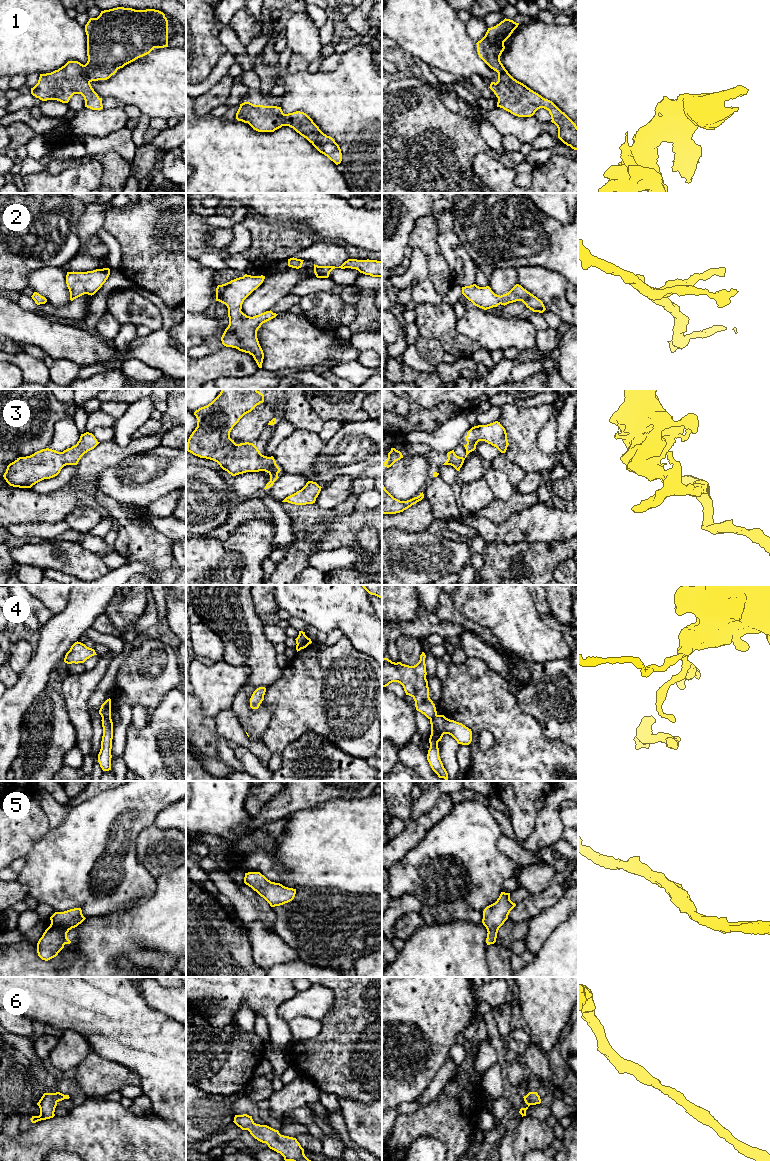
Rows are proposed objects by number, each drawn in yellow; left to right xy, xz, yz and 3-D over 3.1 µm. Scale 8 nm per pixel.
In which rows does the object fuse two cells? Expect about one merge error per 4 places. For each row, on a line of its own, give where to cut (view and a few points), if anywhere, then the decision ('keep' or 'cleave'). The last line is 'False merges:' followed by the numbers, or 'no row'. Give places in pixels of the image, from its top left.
1: no cut; keep
2: no cut; keep
3: no cut; keep
4: cut in xy along (102, 716), (110, 717); cleave
5: no cut; keep
6: no cut; keep
False merges: 4

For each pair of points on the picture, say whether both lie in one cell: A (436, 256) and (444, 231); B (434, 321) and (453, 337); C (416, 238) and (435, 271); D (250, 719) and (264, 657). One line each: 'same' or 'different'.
A: different
B: same
C: same
D: same

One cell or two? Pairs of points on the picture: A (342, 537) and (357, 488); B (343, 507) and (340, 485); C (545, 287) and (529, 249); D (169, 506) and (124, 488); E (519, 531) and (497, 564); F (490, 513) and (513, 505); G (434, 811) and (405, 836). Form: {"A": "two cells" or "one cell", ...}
{"A": "two cells", "B": "two cells", "C": "two cells", "D": "two cells", "E": "two cells", "F": "one cell", "G": "one cell"}

